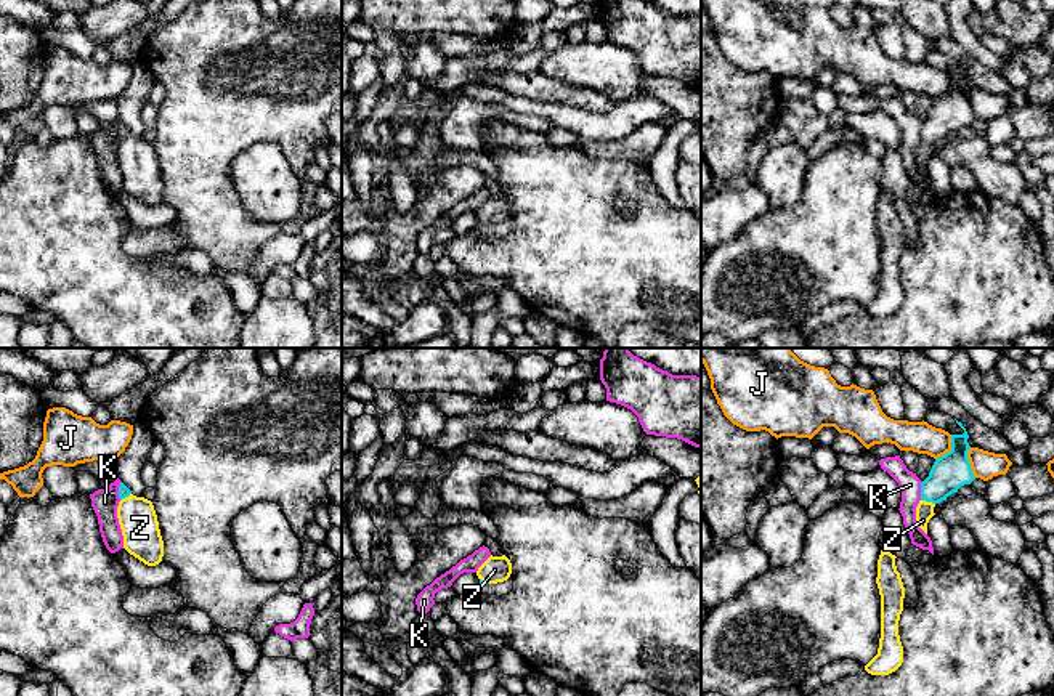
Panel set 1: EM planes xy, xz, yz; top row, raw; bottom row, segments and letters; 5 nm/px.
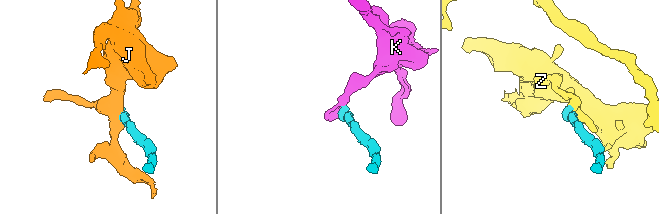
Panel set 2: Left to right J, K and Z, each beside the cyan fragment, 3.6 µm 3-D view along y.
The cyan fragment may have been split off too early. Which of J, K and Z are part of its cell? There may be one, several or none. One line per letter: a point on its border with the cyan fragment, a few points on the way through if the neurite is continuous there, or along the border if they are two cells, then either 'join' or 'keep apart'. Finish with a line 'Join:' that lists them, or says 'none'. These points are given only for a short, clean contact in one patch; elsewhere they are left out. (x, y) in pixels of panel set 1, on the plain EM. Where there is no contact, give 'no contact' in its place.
J: contact yz (952, 90); border yz (952, 76), (952, 89), (936, 100); keep apart
K: contact yz (921, 132); keep apart
Z: contact yz (928, 141); way yz (950, 113), (928, 141), (924, 151); join
Join: Z

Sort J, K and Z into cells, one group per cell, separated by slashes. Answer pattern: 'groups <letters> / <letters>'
groups J / K / Z

